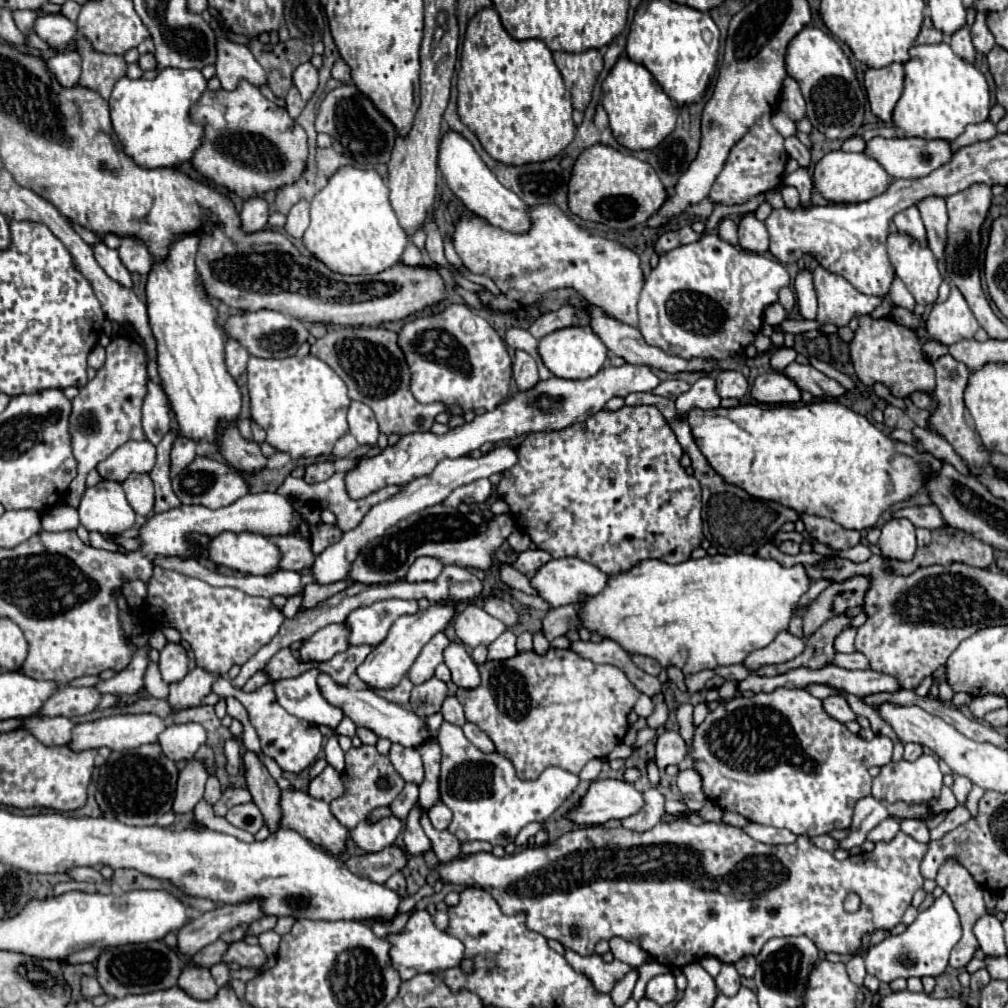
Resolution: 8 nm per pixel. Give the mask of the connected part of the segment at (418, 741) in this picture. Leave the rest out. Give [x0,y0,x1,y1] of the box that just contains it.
[317,674,433,748]

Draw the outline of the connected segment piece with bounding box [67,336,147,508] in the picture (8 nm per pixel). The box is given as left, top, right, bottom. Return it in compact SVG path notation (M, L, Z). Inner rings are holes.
M115 336L107 346L107 360L97 370L95 378L79 390L71 400L73 410L69 416L69 432L73 456L77 460L77 478L73 478L67 494L67 504L77 508L85 492L85 478L101 460L111 456L121 444L129 440L145 440L141 428L141 404L145 398L147 366L145 352L131 336Z

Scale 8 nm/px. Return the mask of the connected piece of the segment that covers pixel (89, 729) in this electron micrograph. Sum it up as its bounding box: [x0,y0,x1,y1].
[67,714,165,750]

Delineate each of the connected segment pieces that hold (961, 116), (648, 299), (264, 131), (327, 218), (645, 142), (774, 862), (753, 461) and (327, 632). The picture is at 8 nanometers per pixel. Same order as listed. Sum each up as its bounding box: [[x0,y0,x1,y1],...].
[[893,42,991,142],[639,232,789,360],[191,80,307,198],[303,166,409,274],[601,56,677,150],[435,820,927,968],[685,402,943,530],[301,622,349,662]]

